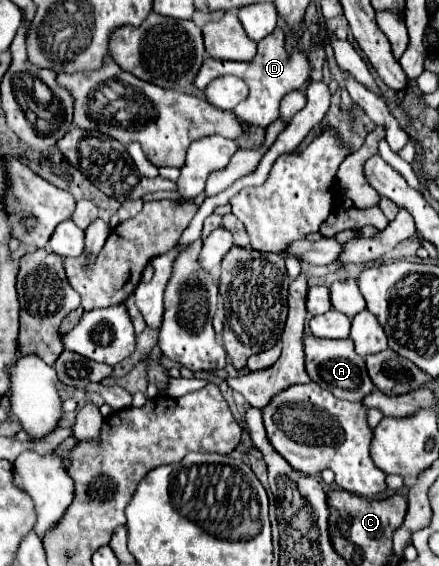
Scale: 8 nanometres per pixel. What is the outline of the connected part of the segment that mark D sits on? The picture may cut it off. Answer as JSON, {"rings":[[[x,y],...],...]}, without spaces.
{"rings":[[[276,28],[270,36],[266,36],[264,40],[258,42],[258,54],[250,62],[228,62],[228,60],[206,58],[194,80],[194,86],[198,90],[204,90],[220,74],[234,74],[234,76],[246,80],[246,84],[250,86],[250,96],[240,102],[233,111],[246,122],[260,124],[266,128],[268,124],[272,124],[278,118],[280,98],[286,96],[288,92],[296,90],[296,86],[302,86],[310,78],[310,62],[298,48],[288,50],[286,34],[280,28]]]}

